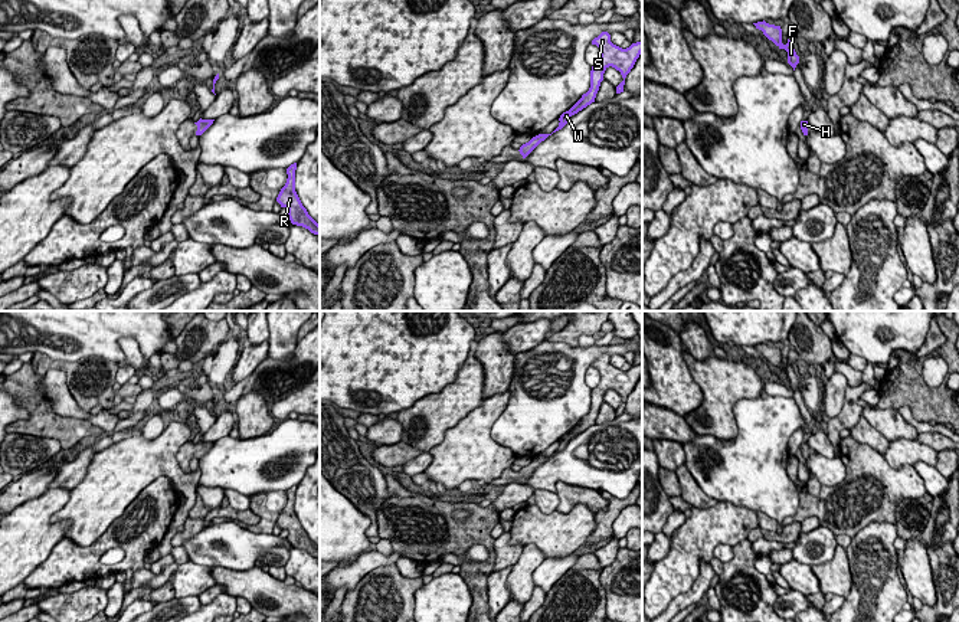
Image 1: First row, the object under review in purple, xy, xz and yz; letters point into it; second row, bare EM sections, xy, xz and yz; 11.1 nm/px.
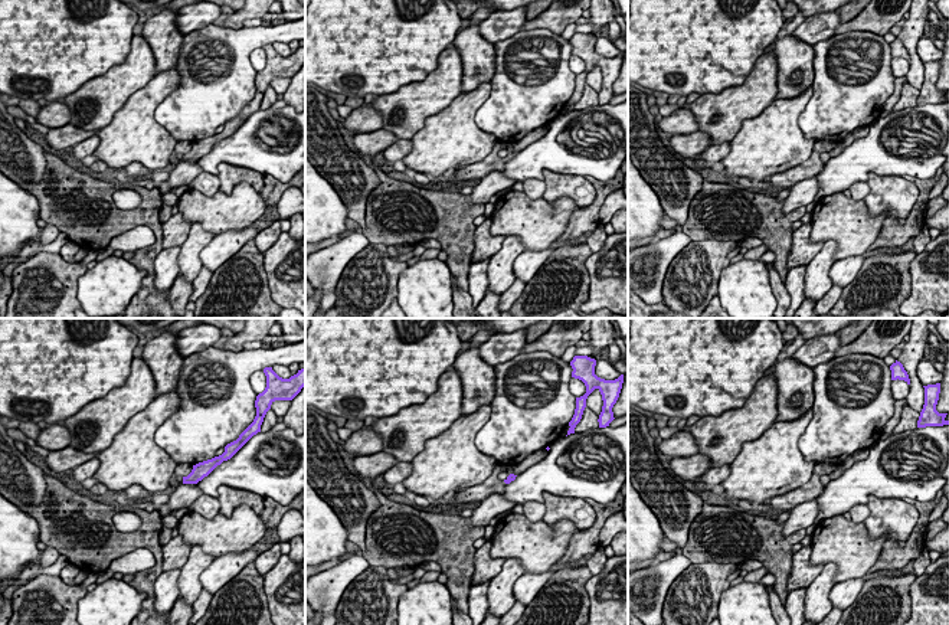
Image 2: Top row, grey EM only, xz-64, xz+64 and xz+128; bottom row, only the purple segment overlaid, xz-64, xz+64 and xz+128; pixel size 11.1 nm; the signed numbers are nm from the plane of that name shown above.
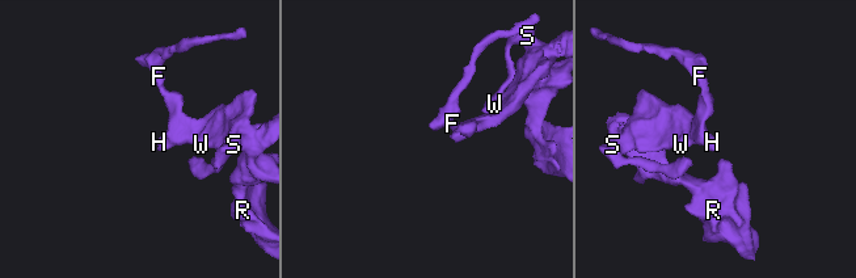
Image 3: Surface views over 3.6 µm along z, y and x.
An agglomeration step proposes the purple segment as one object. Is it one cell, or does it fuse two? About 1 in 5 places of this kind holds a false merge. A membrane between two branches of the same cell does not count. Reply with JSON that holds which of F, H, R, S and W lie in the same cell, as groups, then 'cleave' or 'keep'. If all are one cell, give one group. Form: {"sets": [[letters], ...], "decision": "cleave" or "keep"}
{"sets": [["F", "H", "R", "S", "W"]], "decision": "keep"}

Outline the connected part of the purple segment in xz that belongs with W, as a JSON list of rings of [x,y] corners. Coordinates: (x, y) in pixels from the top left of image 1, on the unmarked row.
[[[602,354],[598,360],[595,360],[592,363],[592,367],[596,367],[599,370],[600,383],[595,389],[592,389],[590,410],[569,433],[560,438],[559,449],[553,455],[562,452],[572,438],[595,425],[600,405],[603,403],[603,396],[609,389],[621,395],[623,403],[616,409],[616,416],[623,415],[625,400],[642,376],[642,363],[632,366],[626,371],[622,371],[611,364],[611,357],[608,354]]]

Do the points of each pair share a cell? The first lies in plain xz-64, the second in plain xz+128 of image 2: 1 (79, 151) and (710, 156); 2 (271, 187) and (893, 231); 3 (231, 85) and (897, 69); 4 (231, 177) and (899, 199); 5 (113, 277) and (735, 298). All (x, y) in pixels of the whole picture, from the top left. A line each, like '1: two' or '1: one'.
1: one
2: one
3: two
4: one
5: one

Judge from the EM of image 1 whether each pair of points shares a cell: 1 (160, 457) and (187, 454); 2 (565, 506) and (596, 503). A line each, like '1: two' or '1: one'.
1: two
2: one

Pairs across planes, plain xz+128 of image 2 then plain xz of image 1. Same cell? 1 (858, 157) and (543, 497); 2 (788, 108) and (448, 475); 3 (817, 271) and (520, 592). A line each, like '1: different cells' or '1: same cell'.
1: different cells
2: same cell
3: same cell

